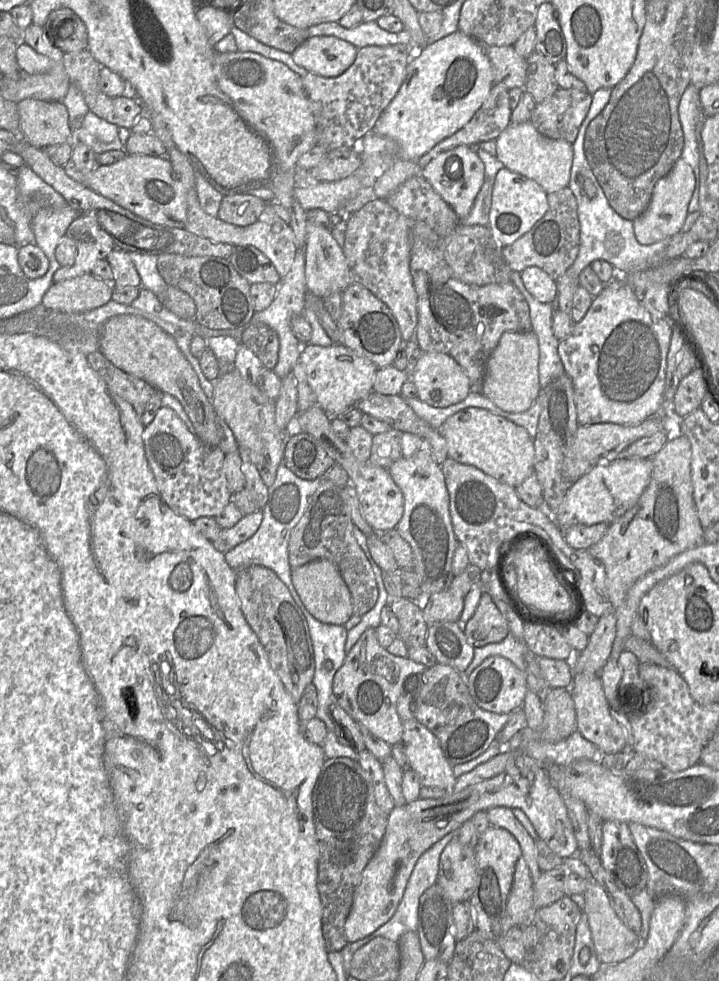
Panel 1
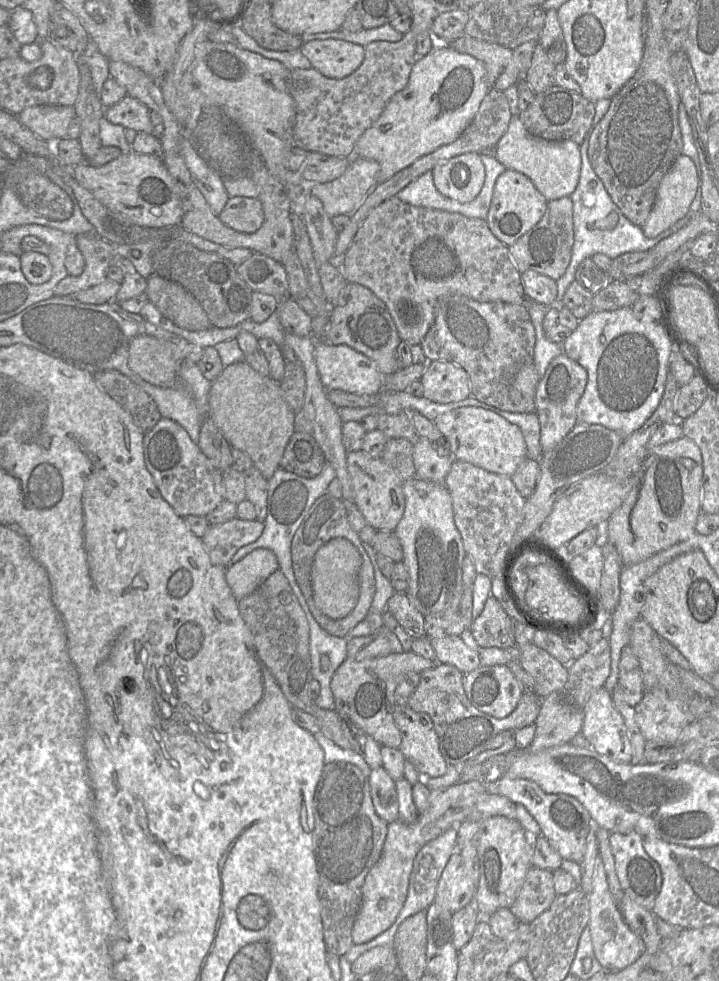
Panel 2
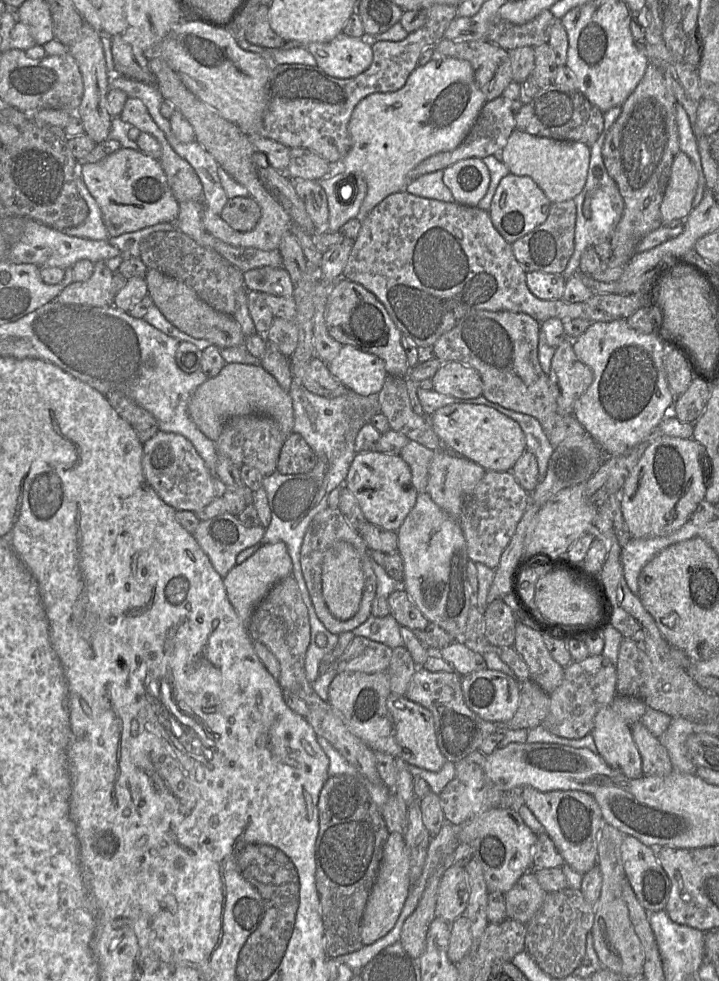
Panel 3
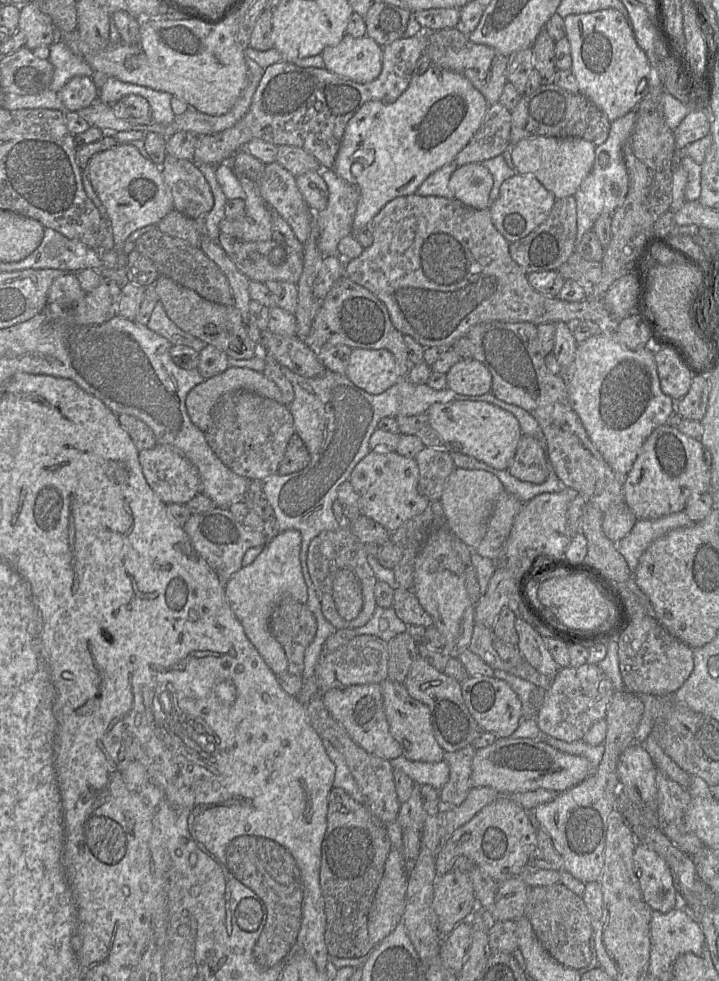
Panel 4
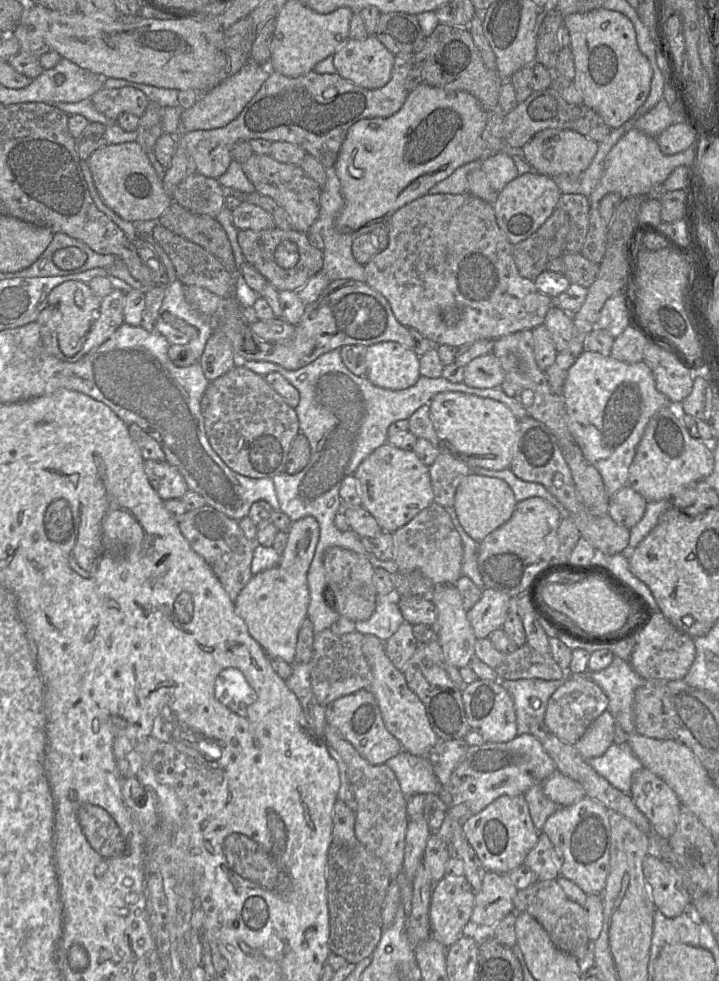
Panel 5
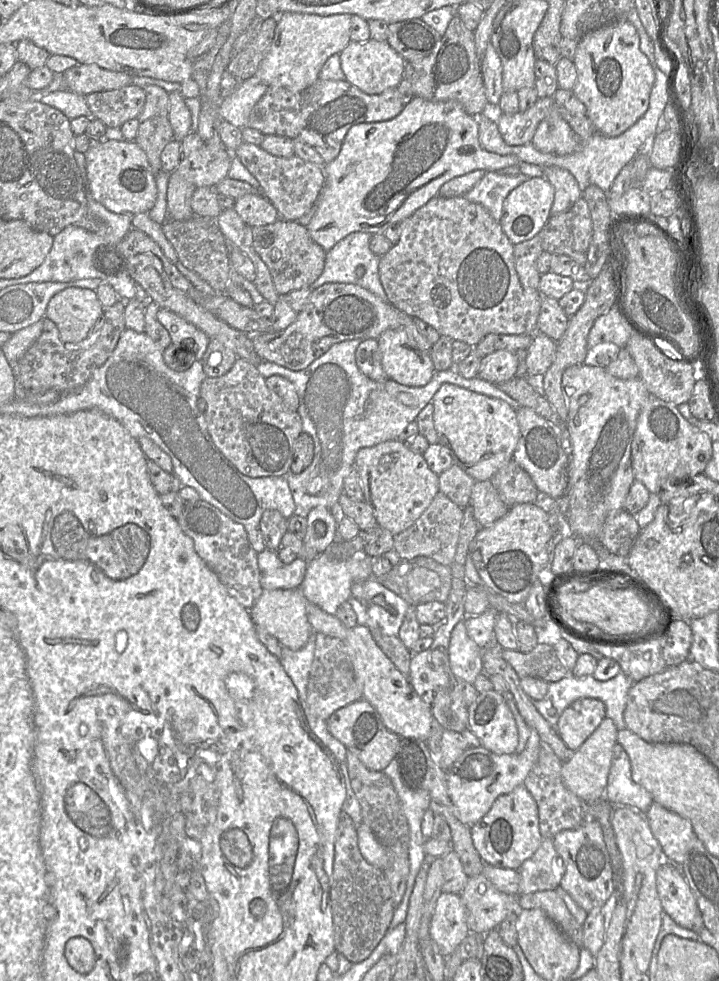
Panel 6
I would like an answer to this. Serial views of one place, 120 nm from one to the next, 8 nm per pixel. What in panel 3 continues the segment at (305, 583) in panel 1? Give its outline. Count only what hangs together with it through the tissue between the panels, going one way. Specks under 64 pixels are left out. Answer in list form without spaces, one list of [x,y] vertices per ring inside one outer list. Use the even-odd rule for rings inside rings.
[[[337,541],[326,552],[322,564],[322,593],[331,614],[348,620],[358,611],[364,589],[364,575],[356,549],[348,542]]]

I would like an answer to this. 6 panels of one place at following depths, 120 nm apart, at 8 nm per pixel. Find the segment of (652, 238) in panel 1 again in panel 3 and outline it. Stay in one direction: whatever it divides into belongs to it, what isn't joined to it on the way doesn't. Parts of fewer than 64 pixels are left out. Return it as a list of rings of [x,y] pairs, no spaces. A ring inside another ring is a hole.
[[[682,151],[675,157],[660,206],[662,225],[674,219],[687,218],[698,184],[698,171]]]

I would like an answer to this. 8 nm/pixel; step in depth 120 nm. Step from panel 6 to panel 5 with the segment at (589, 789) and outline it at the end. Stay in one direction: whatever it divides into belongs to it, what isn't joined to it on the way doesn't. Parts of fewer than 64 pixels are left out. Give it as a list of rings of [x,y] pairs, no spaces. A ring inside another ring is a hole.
[[[606,710],[591,723],[574,747],[584,759],[596,758],[614,743],[615,736],[616,721]],[[556,771],[542,783],[544,794],[560,806],[572,805],[584,797],[586,792],[583,786]]]

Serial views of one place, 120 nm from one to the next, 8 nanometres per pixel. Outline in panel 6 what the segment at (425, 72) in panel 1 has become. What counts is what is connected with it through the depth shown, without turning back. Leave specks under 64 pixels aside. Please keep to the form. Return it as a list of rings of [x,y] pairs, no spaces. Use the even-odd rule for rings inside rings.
[[[415,96],[404,107],[402,112],[393,119],[382,122],[361,123],[349,129],[342,143],[339,155],[332,162],[324,165],[325,184],[316,201],[316,212],[306,228],[314,242],[327,252],[351,233],[366,232],[370,234],[381,234],[388,227],[396,223],[401,223],[429,200],[436,197],[441,186],[455,177],[465,175],[475,170],[495,172],[509,166],[519,165],[520,162],[519,158],[515,155],[499,155],[483,149],[479,142],[478,122],[473,116],[465,112],[460,103],[456,101],[429,101]]]

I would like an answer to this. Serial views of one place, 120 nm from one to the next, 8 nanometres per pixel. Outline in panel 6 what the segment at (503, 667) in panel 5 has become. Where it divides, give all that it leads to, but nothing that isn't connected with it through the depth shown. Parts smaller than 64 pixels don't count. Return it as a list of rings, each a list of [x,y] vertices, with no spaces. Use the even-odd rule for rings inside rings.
[[[538,643],[529,653],[503,649],[502,657],[520,678],[530,676],[550,683],[557,682],[571,673],[558,657],[553,645],[548,643]]]

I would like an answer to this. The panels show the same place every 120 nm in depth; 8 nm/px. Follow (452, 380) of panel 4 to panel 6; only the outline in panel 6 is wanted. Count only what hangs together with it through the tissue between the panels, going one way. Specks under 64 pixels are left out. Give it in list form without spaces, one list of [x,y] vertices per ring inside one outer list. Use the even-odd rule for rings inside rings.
[[[498,350],[481,359],[477,376],[492,384],[506,382],[517,375],[519,354]]]

